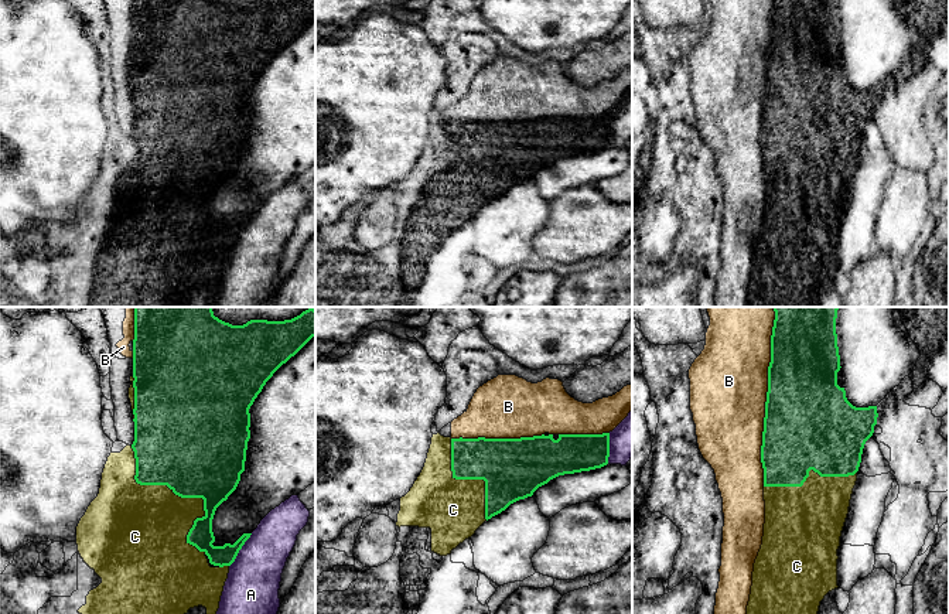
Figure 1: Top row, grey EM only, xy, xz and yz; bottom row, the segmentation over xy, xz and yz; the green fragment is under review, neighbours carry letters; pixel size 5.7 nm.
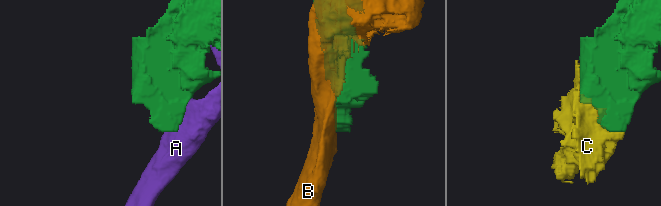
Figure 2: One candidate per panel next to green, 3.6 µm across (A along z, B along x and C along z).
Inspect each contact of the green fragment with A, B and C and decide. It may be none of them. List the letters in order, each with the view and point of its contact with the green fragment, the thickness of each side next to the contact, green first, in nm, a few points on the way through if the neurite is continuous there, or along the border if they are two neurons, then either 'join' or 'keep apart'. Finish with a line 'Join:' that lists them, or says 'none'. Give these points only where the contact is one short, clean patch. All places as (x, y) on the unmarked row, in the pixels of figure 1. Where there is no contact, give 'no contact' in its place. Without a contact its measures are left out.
A: contact xy (239, 232); calibres 140 and 320 nm; keep apart
B: contact yz (765, 85); calibres 480 and 440 nm; keep apart
C: contact xy (183, 180); calibres 480 and 440 nm; join
Join: C

